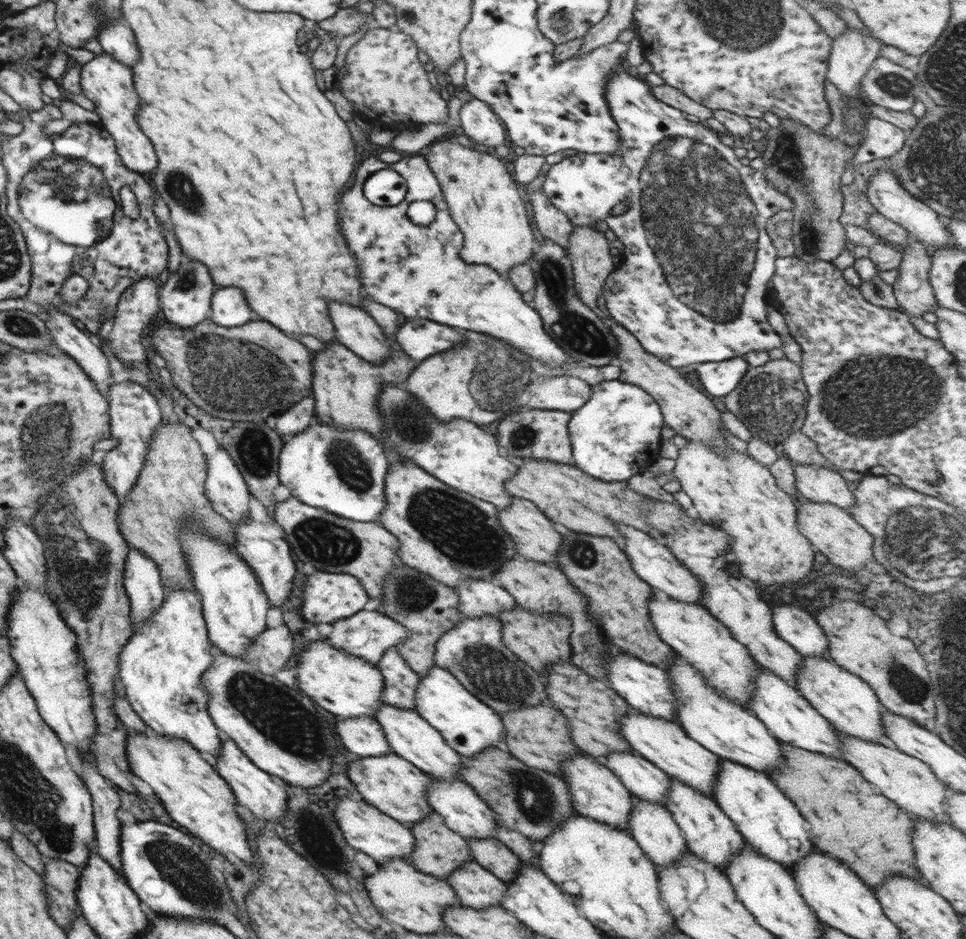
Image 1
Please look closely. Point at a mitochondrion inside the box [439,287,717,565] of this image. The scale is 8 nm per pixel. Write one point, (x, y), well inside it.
(494, 370)

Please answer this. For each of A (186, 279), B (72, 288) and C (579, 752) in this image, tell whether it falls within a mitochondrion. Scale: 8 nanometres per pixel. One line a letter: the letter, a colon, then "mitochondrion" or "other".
A: mitochondrion
B: other
C: other

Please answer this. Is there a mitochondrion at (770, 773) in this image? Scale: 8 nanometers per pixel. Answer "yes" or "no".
no

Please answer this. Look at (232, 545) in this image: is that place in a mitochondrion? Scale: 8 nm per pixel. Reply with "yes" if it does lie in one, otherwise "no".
no

